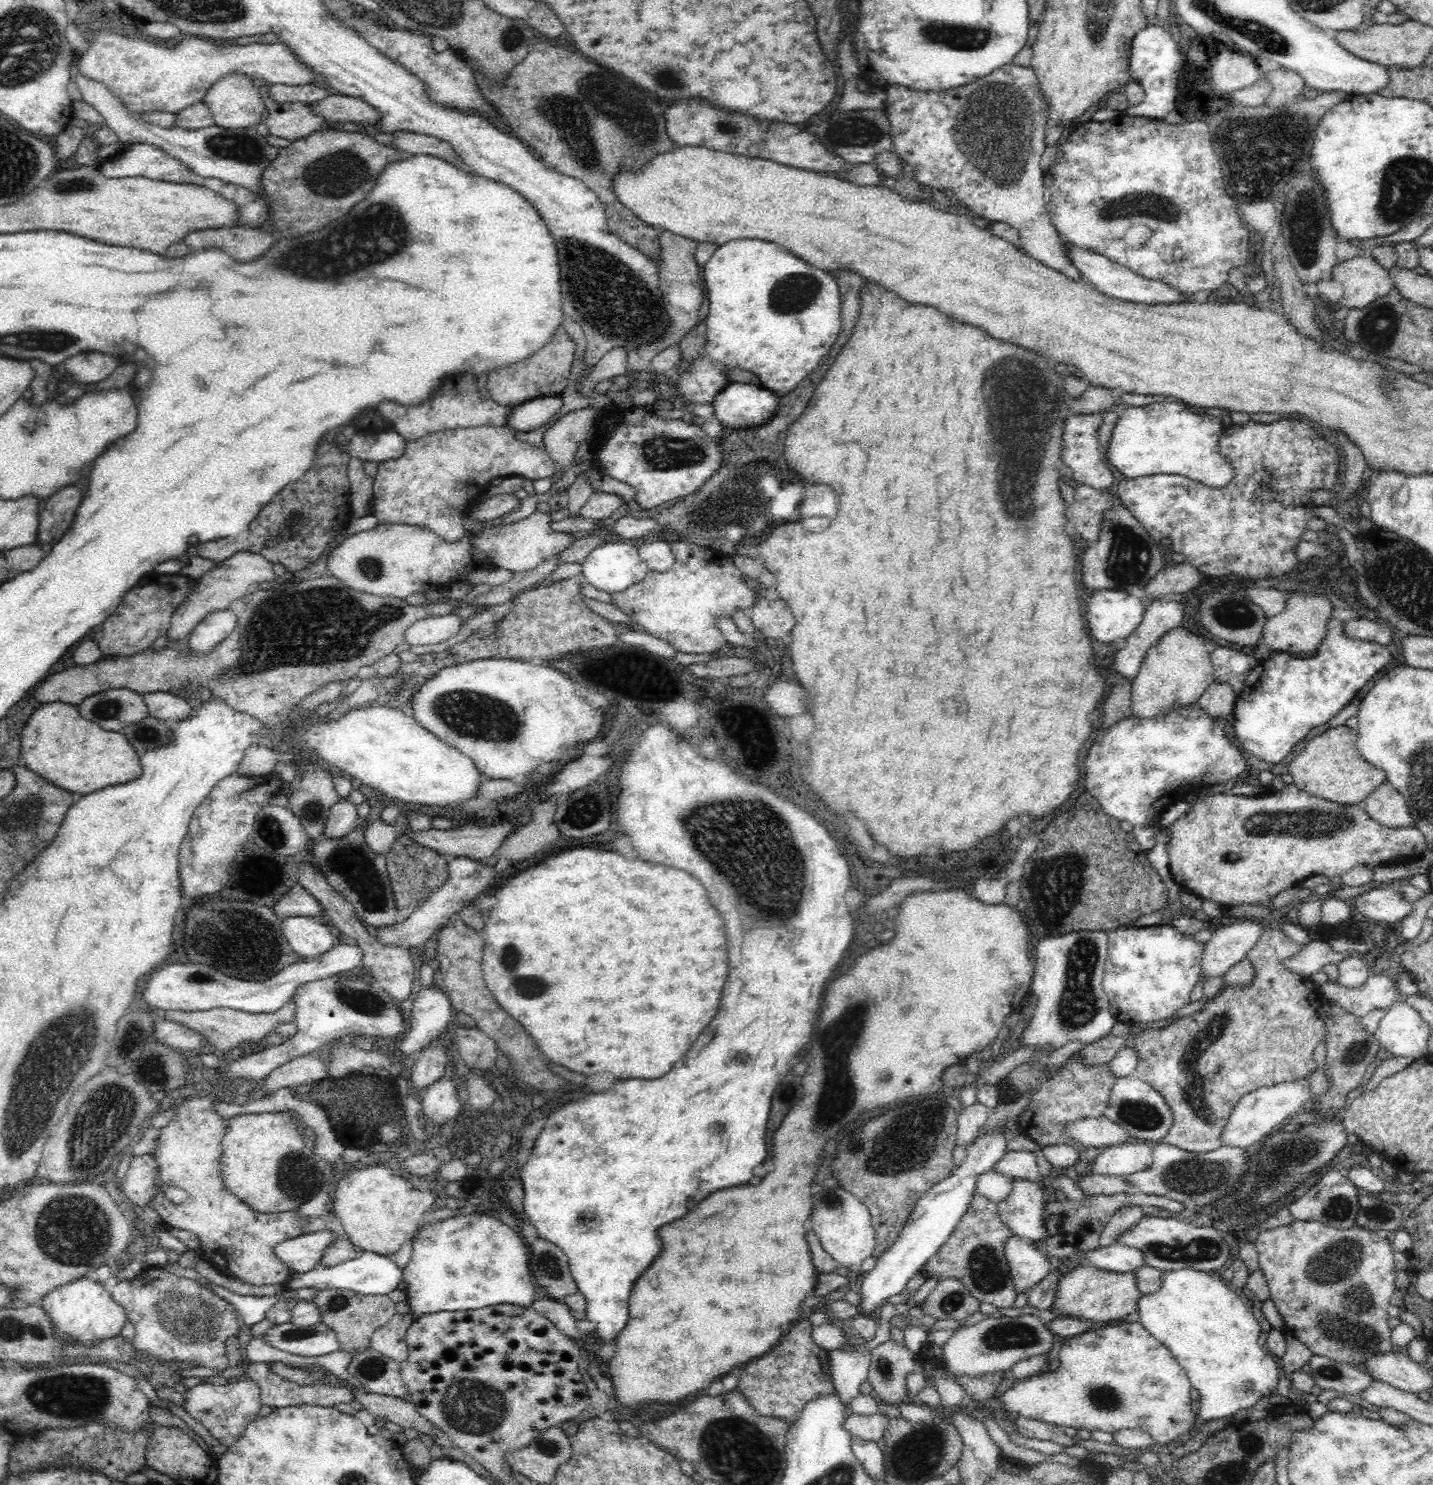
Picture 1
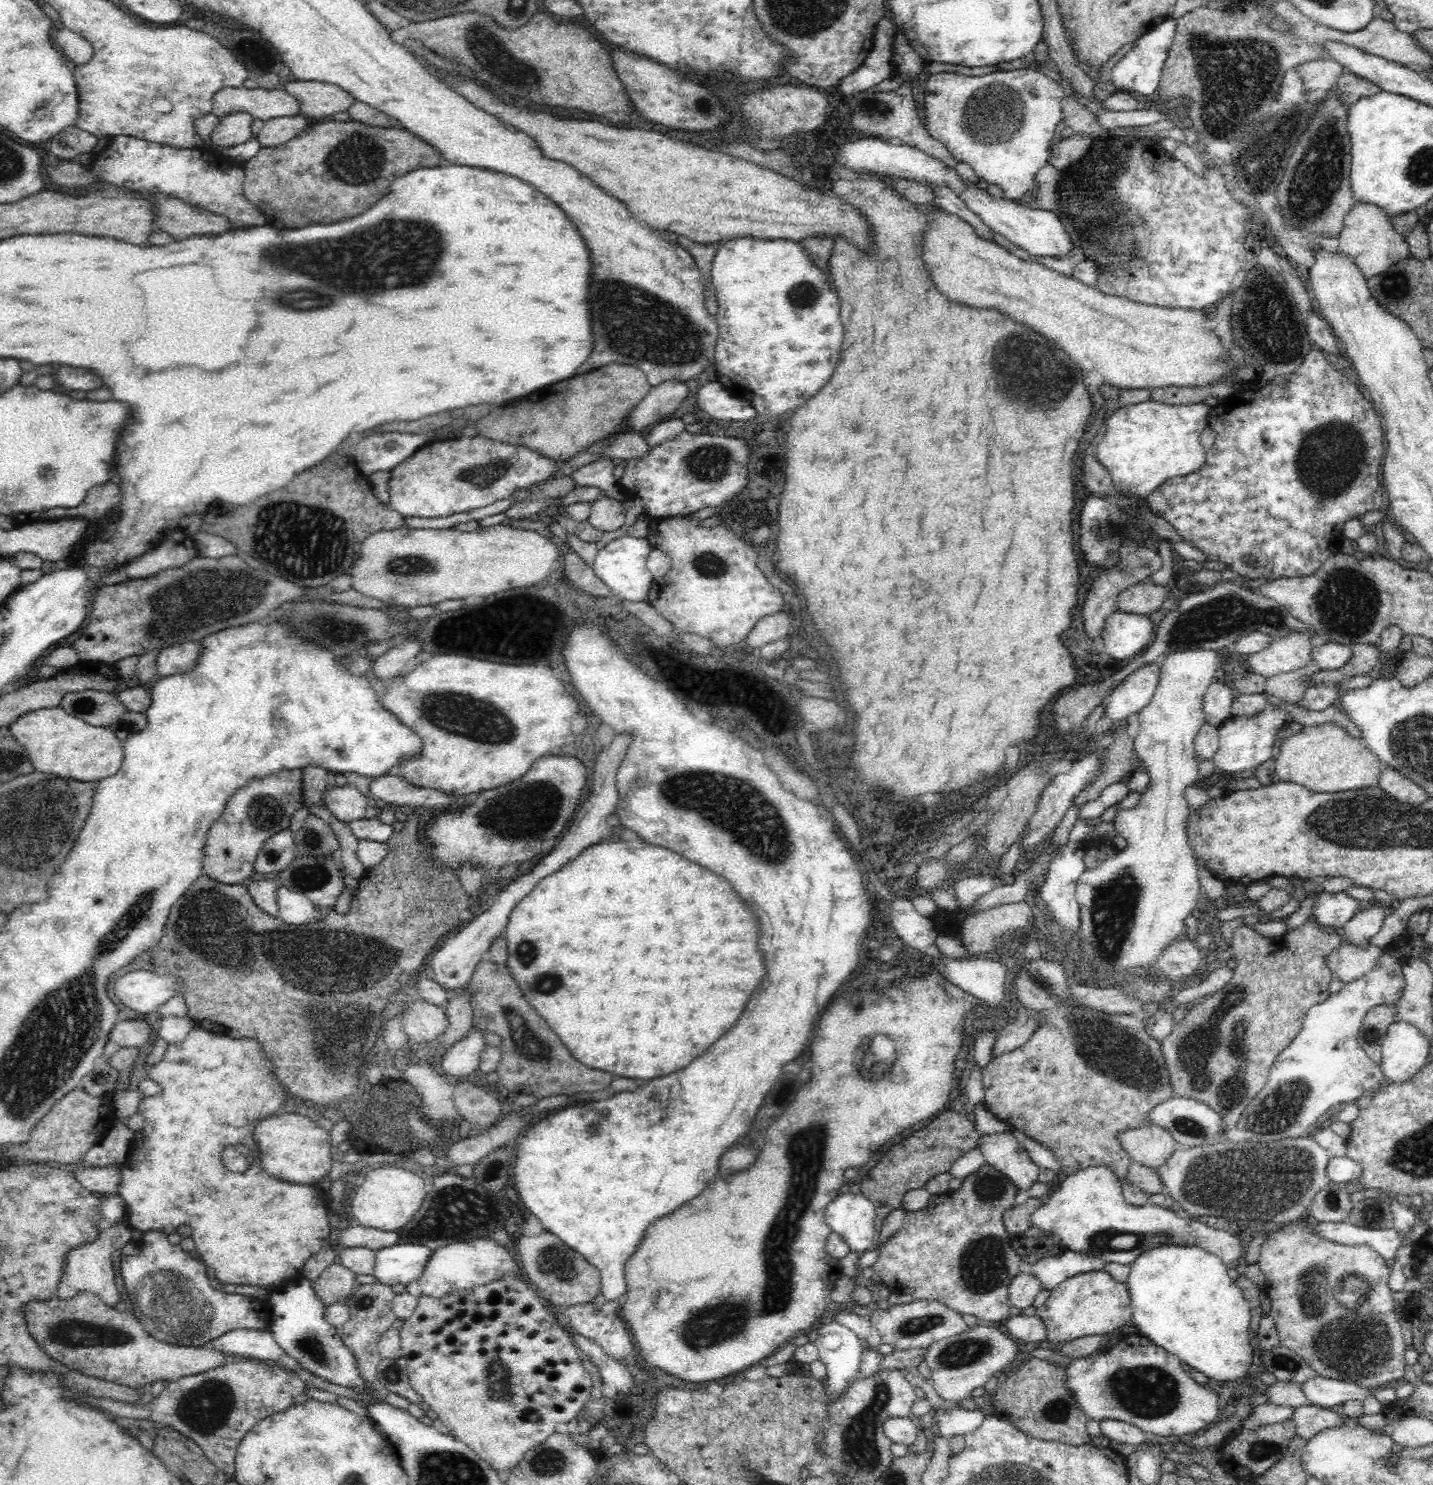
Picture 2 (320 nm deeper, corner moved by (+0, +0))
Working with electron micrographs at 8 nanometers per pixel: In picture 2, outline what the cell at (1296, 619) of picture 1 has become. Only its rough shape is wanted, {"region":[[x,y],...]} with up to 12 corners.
{"region":[[1294,631],[1245,658],[1265,680],[1310,662],[1310,637]]}

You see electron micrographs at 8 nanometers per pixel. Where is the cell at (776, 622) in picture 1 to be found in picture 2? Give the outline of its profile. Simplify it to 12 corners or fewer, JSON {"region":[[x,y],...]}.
{"region":[[782,611],[764,616],[747,634],[750,648],[786,637],[792,624]]}

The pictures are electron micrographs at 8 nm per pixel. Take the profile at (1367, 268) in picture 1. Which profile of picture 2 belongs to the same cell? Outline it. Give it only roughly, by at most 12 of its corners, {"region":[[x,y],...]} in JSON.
{"region":[[1353,204],[1338,249],[1368,280],[1410,254],[1392,216]]}

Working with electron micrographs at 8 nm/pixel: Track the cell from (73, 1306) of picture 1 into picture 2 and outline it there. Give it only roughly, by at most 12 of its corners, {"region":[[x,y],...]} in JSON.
{"region":[[127,1220],[96,1228],[96,1238],[64,1256],[57,1296],[87,1290],[119,1301],[111,1254],[131,1241]]}

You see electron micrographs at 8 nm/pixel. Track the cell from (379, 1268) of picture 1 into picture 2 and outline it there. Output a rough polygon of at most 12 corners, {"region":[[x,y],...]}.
{"region":[[395,1244],[376,1251],[373,1276],[408,1284],[423,1273],[431,1248]]}

